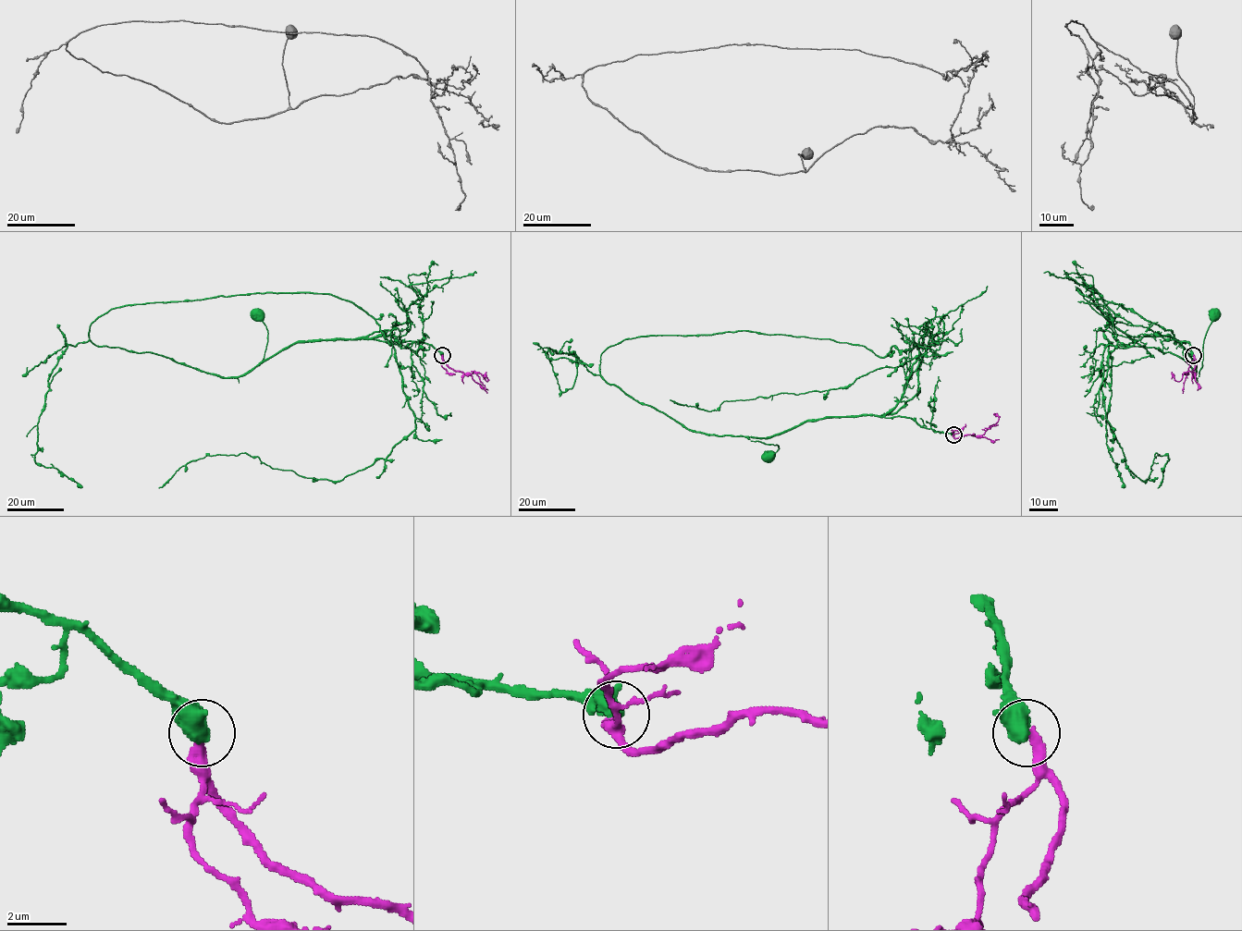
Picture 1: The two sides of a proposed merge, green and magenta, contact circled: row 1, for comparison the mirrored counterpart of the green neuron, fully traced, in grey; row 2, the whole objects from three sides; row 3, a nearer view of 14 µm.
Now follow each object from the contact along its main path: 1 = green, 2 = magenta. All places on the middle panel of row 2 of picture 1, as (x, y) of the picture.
1: (953, 434), (922, 427), (909, 418), (830, 416), (806, 420), (759, 439), (778, 446), (773, 455), (768, 456)
2: (953, 435), (955, 438), (965, 434), (981, 436), (998, 421), (997, 414)

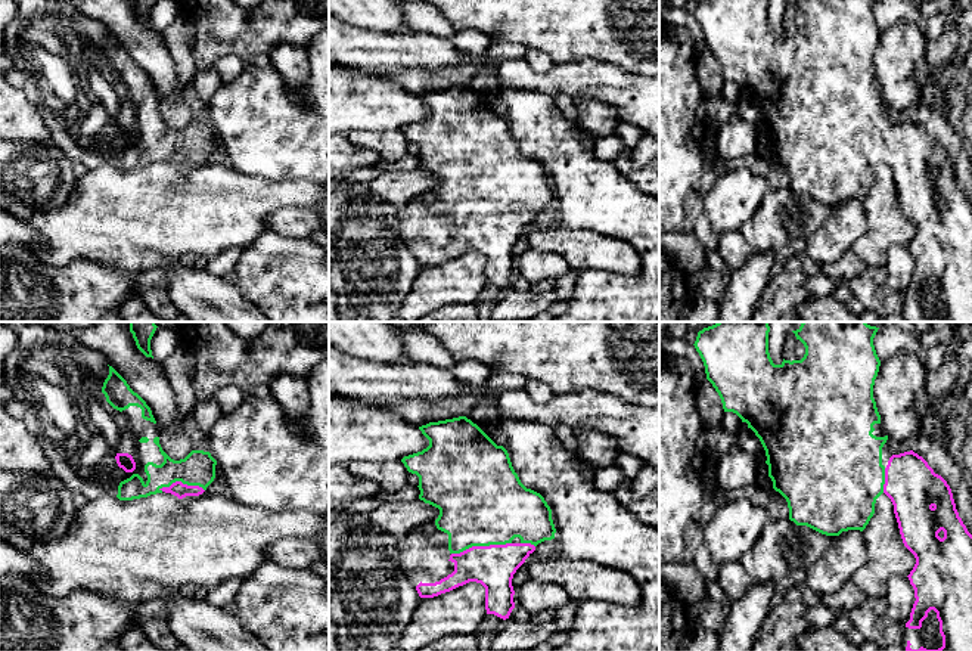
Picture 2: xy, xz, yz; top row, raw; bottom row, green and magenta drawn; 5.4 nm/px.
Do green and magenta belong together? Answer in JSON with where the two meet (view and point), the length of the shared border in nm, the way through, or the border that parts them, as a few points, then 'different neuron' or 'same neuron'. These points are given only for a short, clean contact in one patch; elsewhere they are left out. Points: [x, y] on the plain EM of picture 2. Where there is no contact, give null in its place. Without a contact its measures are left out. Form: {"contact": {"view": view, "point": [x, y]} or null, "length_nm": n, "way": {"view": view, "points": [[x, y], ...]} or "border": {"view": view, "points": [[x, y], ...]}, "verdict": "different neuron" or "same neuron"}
{"contact": {"view": "xz", "point": [481, 214]}, "length_nm": 340, "way": {"view": "xz", "points": [[481, 170], [481, 214], [493, 235]]}, "verdict": "same neuron"}

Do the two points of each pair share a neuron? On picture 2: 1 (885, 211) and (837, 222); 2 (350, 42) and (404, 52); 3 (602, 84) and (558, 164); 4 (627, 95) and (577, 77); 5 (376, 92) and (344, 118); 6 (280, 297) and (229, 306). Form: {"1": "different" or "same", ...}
{"1": "different", "2": "same", "3": "different", "4": "same", "5": "same", "6": "different"}

